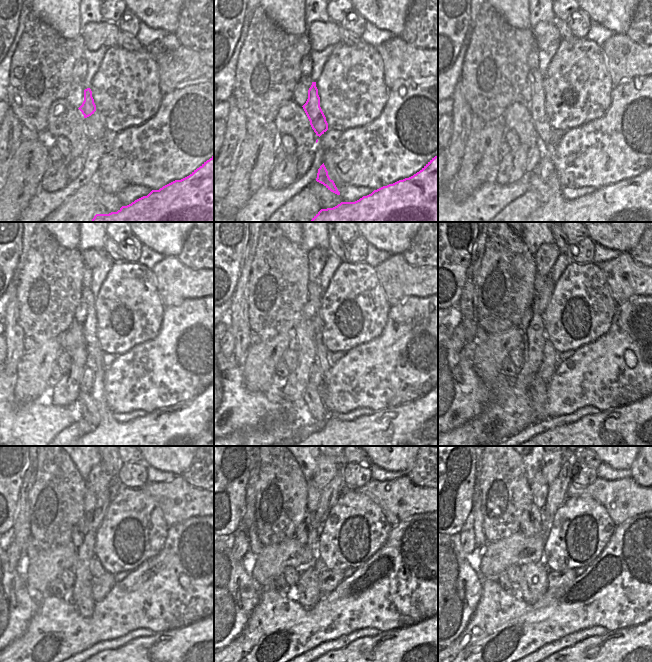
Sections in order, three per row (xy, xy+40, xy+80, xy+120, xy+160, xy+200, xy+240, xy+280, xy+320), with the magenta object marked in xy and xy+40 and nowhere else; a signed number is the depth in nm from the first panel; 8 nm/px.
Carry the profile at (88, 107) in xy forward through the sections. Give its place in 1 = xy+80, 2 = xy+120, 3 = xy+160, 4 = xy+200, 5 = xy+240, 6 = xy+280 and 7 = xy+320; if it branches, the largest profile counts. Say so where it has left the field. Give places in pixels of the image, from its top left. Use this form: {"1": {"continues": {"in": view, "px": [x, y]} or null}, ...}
{"1": {"continues": {"in": "xy+80", "px": [641, 201]}}, "2": {"continues": {"in": "xy+120", "px": [193, 425]}}, "3": {"continues": {"in": "xy+160", "px": [417, 425]}}, "4": {"continues": {"in": "xy+200", "px": [641, 425]}}, "5": {"continues": {"in": "xy+240", "px": [193, 649]}}, "6": {"continues": {"in": "xy+280", "px": [417, 649]}}, "7": {"continues": {"in": "xy+320", "px": [641, 649]}}}

